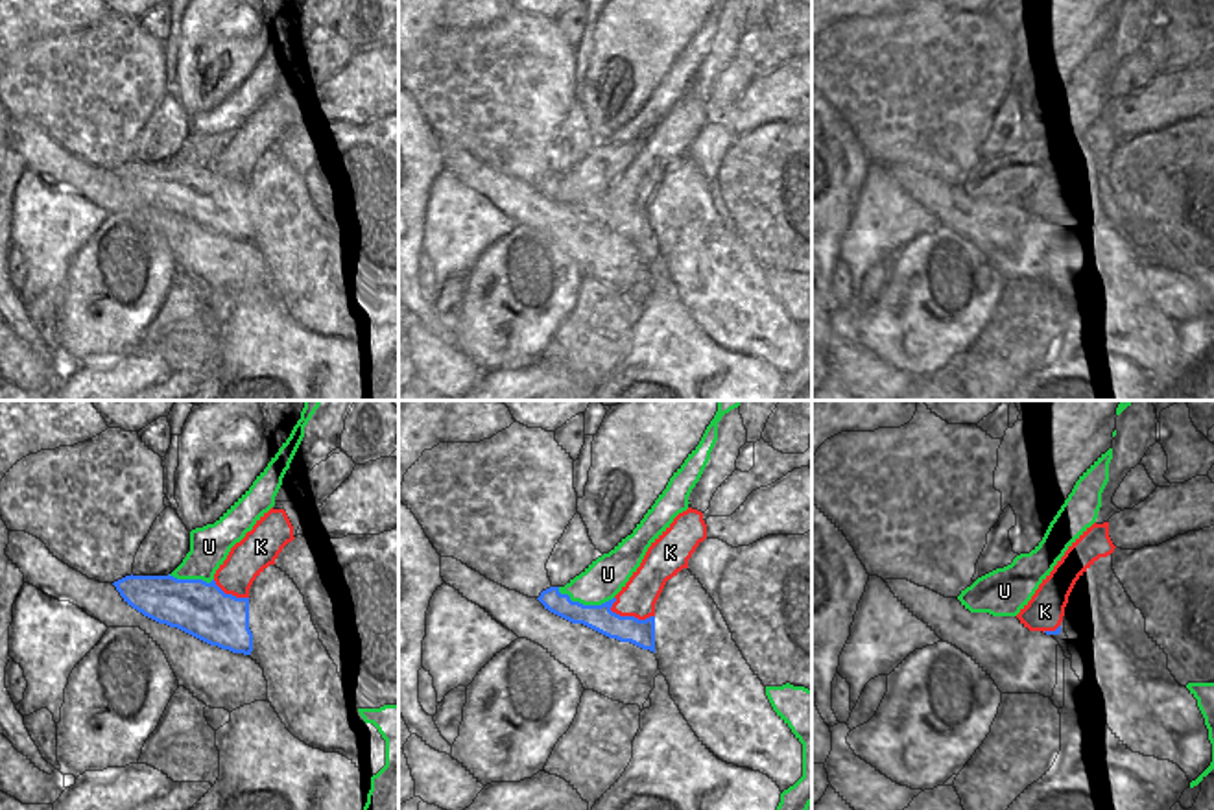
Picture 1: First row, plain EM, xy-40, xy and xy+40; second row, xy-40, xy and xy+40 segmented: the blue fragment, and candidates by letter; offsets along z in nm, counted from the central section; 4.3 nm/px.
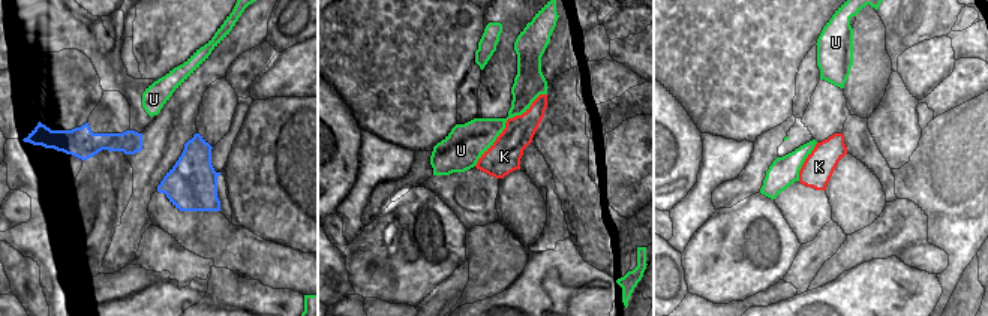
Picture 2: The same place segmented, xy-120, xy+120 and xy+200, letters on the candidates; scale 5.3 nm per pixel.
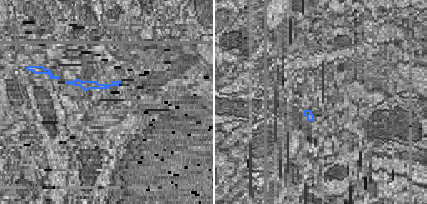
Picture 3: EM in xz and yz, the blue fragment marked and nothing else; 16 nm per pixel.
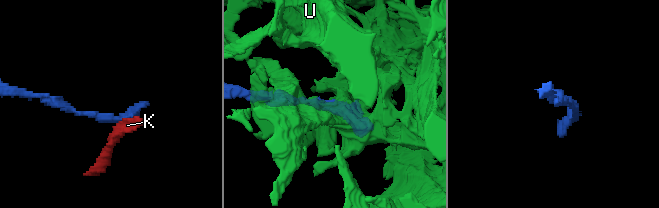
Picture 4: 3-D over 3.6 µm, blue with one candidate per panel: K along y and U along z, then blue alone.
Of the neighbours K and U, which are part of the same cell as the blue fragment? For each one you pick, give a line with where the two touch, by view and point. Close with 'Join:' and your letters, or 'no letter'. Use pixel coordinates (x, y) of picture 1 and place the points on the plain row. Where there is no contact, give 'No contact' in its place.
Join: no letter.

